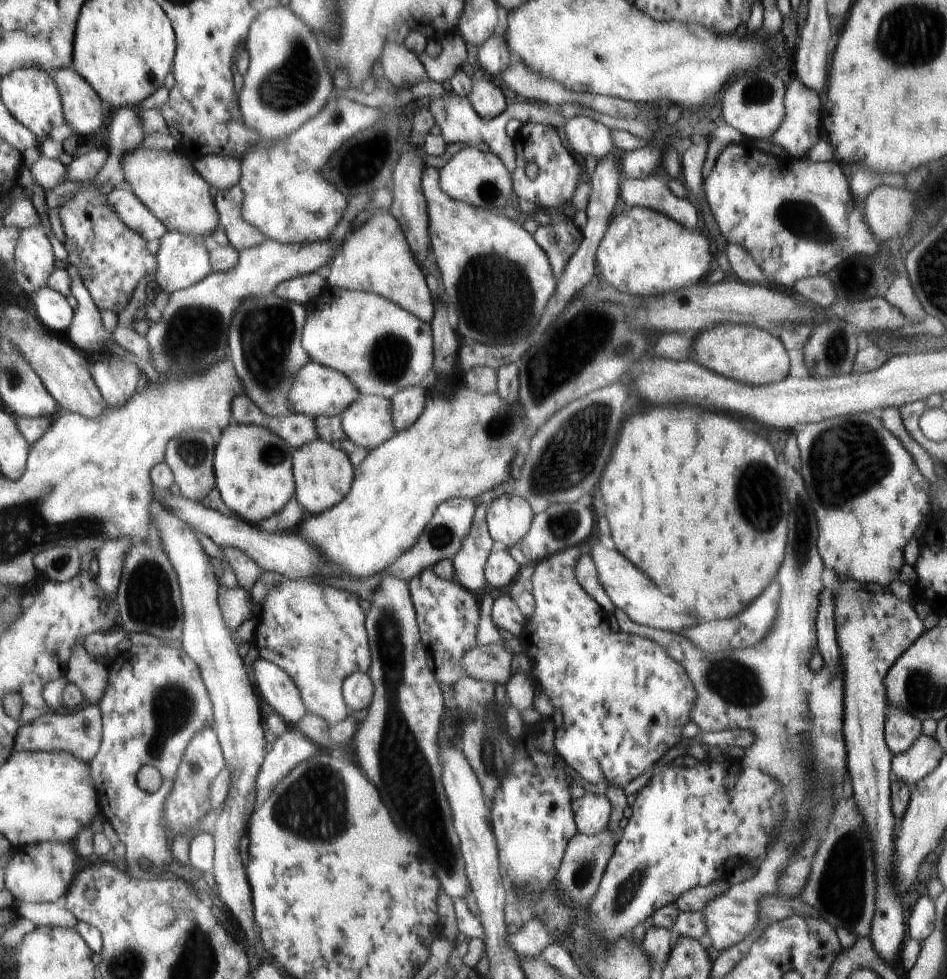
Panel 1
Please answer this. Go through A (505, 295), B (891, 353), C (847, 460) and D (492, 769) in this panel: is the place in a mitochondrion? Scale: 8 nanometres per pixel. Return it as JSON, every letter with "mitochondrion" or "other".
{"A":"mitochondrion","B":"other","C":"mitochondrion","D":"mitochondrion"}

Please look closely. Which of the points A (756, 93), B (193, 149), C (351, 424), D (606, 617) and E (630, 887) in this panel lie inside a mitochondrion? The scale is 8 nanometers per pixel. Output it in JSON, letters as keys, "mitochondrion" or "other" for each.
{"A":"mitochondrion","B":"other","C":"other","D":"other","E":"mitochondrion"}

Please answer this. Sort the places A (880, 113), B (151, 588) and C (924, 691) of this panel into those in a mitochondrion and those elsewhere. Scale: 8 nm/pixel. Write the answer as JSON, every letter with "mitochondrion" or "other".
{"A":"other","B":"mitochondrion","C":"mitochondrion"}

